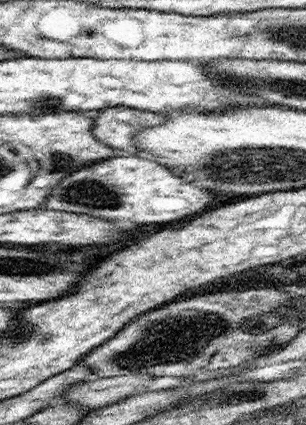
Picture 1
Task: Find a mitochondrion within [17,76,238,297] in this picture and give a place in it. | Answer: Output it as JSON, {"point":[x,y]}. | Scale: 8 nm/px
{"point":[84,191]}

